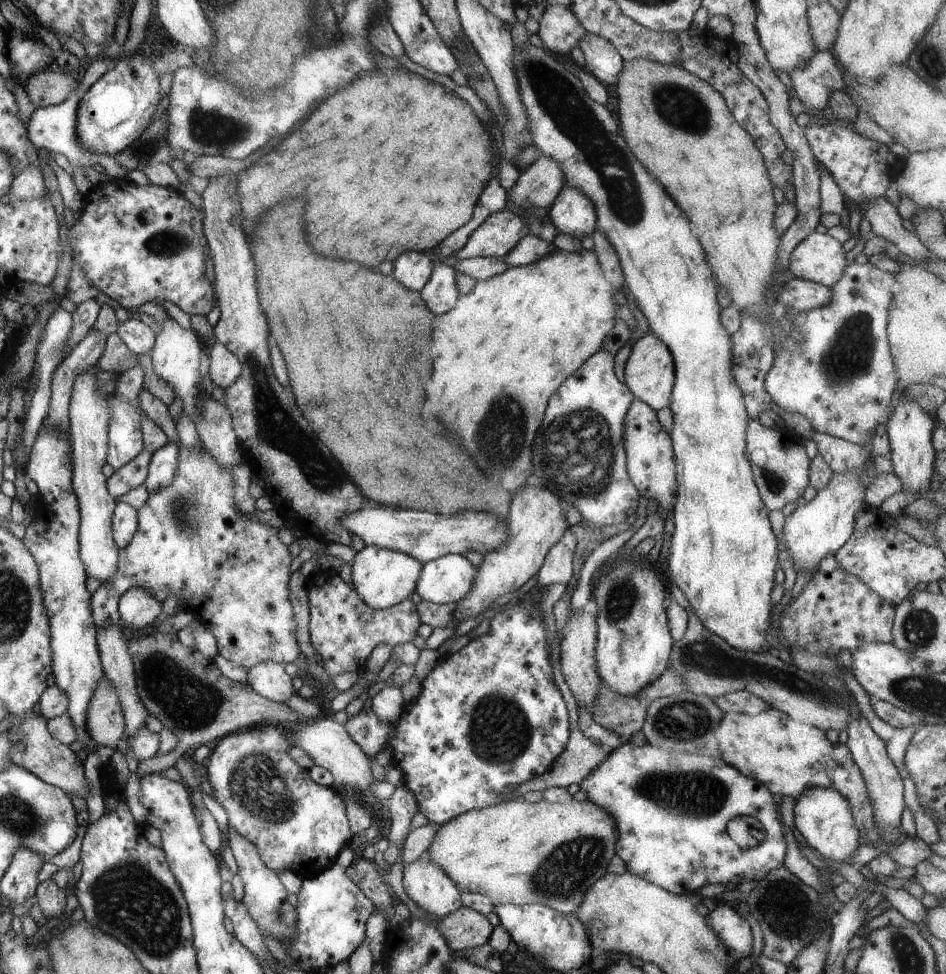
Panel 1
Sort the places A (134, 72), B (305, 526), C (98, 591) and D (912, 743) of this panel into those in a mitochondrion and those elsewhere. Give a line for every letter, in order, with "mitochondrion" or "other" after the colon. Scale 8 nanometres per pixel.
A: mitochondrion
B: other
C: other
D: other

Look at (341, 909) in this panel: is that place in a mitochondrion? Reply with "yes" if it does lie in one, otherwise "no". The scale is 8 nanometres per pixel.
no

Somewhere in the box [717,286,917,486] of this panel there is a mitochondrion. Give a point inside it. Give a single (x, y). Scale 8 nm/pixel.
(848, 357)

